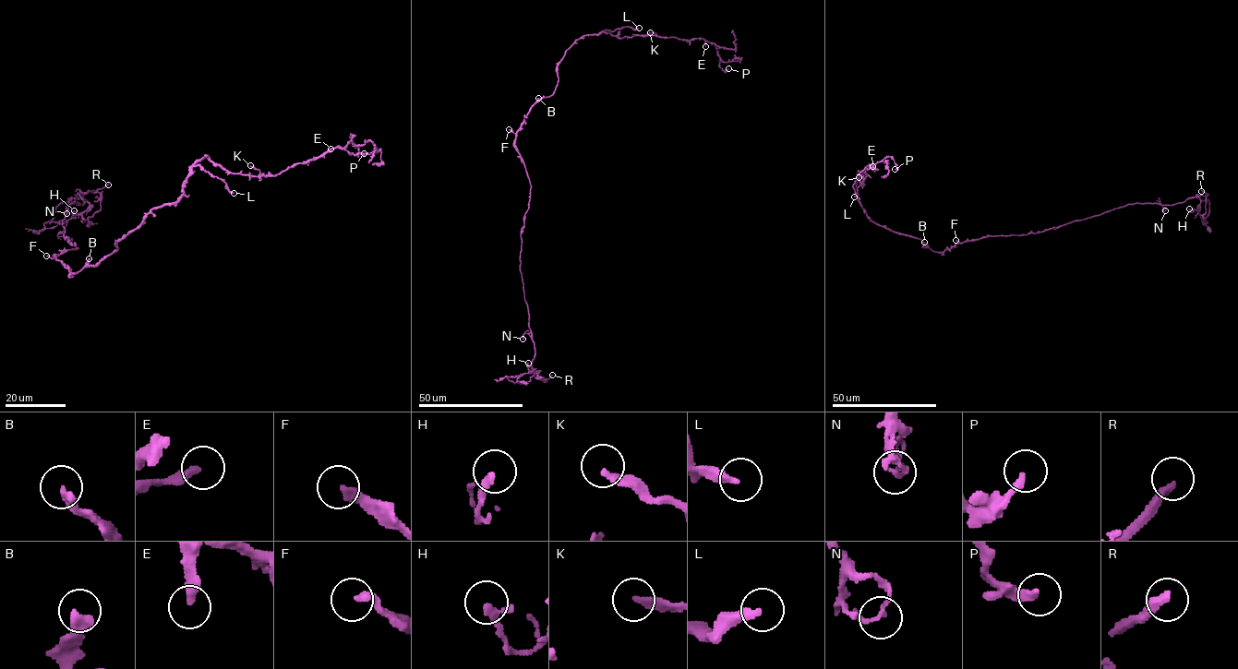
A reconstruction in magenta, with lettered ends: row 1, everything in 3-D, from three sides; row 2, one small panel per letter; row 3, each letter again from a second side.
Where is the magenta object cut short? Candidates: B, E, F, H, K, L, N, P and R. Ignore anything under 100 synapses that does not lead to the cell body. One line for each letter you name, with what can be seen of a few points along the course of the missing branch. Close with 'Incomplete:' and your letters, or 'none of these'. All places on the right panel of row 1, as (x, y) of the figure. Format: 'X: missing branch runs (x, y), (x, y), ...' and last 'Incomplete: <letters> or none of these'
R: missing branch runs (1201, 191), (1187, 177), (1184, 136), (1192, 101), (1196, 89), (1204, 85), (1200, 78), (1200, 68), (1209, 66)
Incomplete: R

